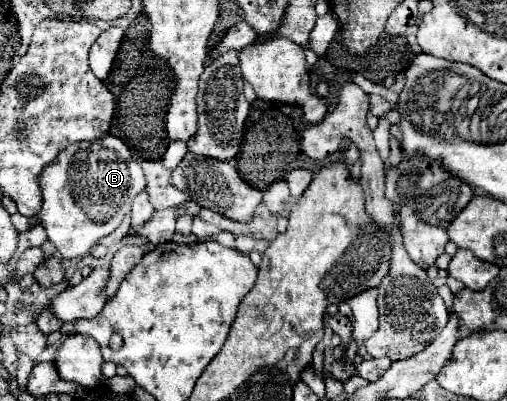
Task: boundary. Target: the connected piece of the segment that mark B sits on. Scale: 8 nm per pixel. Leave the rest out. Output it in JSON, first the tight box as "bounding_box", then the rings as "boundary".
{"bounding_box":[35,134,145,258],"boundary":[[[107,134],[93,142],[77,142],[59,152],[59,158],[39,176],[43,206],[35,224],[43,226],[49,240],[63,258],[81,258],[103,236],[111,234],[131,210],[135,196],[145,188],[141,166],[133,160],[129,148]]]}

